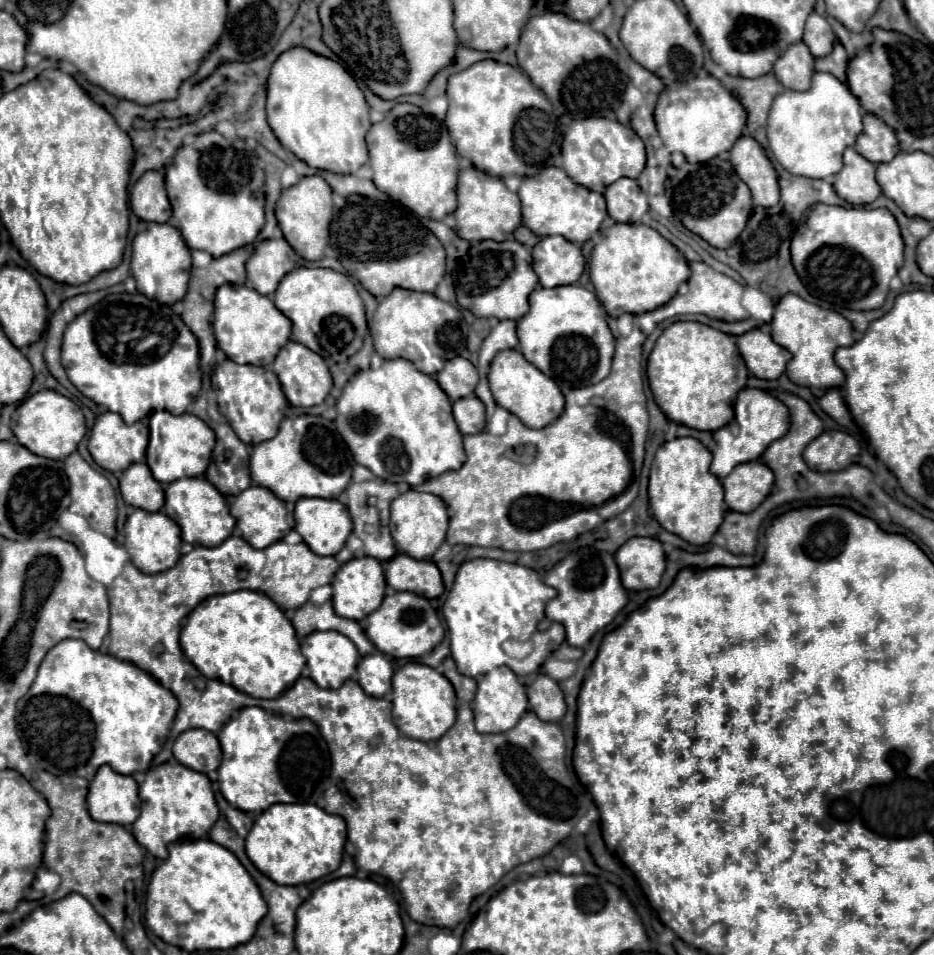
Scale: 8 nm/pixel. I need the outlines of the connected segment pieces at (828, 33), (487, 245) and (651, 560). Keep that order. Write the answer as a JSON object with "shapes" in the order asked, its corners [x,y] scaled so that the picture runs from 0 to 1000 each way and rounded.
{"shapes":[[[[868,13],[868,17],[864,19],[860,44],[866,48],[868,57],[875,61],[885,59],[892,52],[894,36],[892,36],[888,23],[881,17],[877,17],[875,13]]],[[[554,251],[506,253],[500,268],[489,274],[485,291],[489,302],[489,316],[494,323],[500,323],[515,333],[534,335],[556,335],[558,331],[562,331],[566,327],[564,312],[575,299],[569,264]]],[[[676,563],[661,576],[665,609],[671,618],[703,616],[712,599],[712,578],[703,563]]]]}

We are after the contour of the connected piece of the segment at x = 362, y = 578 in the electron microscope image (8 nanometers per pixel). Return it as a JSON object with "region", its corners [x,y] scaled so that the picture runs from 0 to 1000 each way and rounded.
{"region":[[[387,582],[387,584],[378,584],[372,591],[367,591],[359,605],[357,605],[357,637],[363,645],[376,647],[376,649],[389,649],[391,645],[395,645],[395,641],[399,641],[399,637],[408,635],[408,628],[412,624],[412,601],[408,595],[408,588],[397,584],[397,582]]]}

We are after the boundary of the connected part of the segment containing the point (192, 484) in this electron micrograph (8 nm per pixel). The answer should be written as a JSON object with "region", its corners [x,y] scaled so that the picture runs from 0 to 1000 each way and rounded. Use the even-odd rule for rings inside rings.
{"region":[[[194,501],[183,505],[177,513],[177,528],[172,535],[194,553],[194,563],[198,568],[222,574],[232,572],[241,563],[245,563],[252,551],[252,545],[245,536],[241,521],[219,501]]]}

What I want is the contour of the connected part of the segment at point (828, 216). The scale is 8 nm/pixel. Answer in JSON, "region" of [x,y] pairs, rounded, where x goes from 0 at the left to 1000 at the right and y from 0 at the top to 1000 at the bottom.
{"region":[[[875,214],[864,226],[858,228],[858,235],[847,251],[847,272],[868,310],[879,314],[890,323],[913,323],[913,325],[935,325],[943,323],[954,291],[967,279],[967,251],[960,237],[960,230],[950,218],[926,220],[926,218],[903,218]]]}

